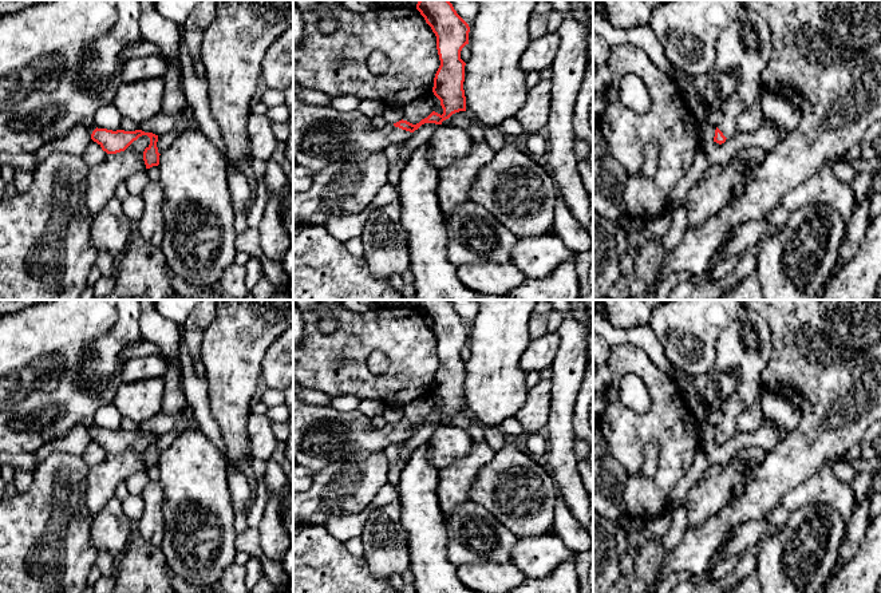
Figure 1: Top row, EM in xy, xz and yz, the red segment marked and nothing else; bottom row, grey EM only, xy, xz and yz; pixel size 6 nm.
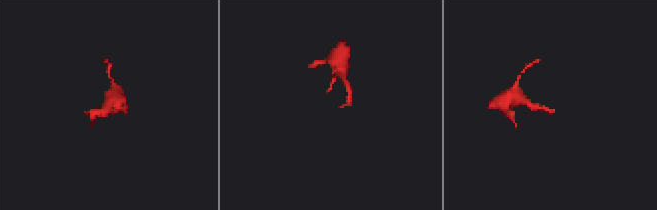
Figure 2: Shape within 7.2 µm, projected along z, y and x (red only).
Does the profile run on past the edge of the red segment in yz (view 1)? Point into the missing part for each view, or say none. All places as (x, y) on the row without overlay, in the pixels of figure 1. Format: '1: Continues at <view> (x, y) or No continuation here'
1: Continues at yz (743, 348)

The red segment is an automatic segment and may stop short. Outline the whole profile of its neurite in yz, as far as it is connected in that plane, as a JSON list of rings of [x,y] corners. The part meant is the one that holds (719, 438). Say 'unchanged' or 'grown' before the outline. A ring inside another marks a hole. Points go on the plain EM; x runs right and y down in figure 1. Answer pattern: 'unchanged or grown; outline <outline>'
grown; outline [[[740,311],[715,341],[715,360],[708,371],[704,399],[723,414],[715,430],[714,442],[722,444],[736,434],[736,418],[760,398],[762,371],[771,356],[771,332],[765,317],[756,312]]]

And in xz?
grown; outline [[[419,300],[416,309],[436,336],[440,365],[434,377],[432,392],[440,400],[443,414],[432,411],[416,424],[402,419],[394,424],[387,423],[382,428],[375,428],[370,418],[360,410],[339,411],[331,406],[304,403],[293,396],[293,459],[296,464],[309,469],[313,474],[333,462],[345,460],[355,454],[370,455],[376,451],[384,451],[388,446],[408,439],[424,423],[442,424],[453,414],[466,411],[463,390],[466,363],[461,359],[461,351],[469,344],[470,327],[457,313],[449,300]]]

